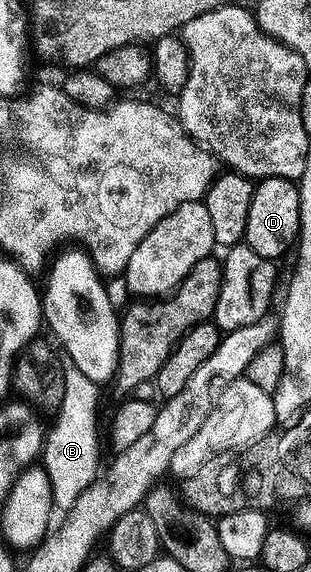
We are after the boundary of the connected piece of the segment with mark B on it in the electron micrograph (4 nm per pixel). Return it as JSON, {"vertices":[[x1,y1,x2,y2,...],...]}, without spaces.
{"vertices":[[65,359,60,368,65,378,64,402,56,414,56,428,51,427,45,439,42,466,47,472,48,479,51,480,53,505,59,511,62,509,62,512,67,512,100,476,98,418,102,392,95,382,82,375,72,361]]}

